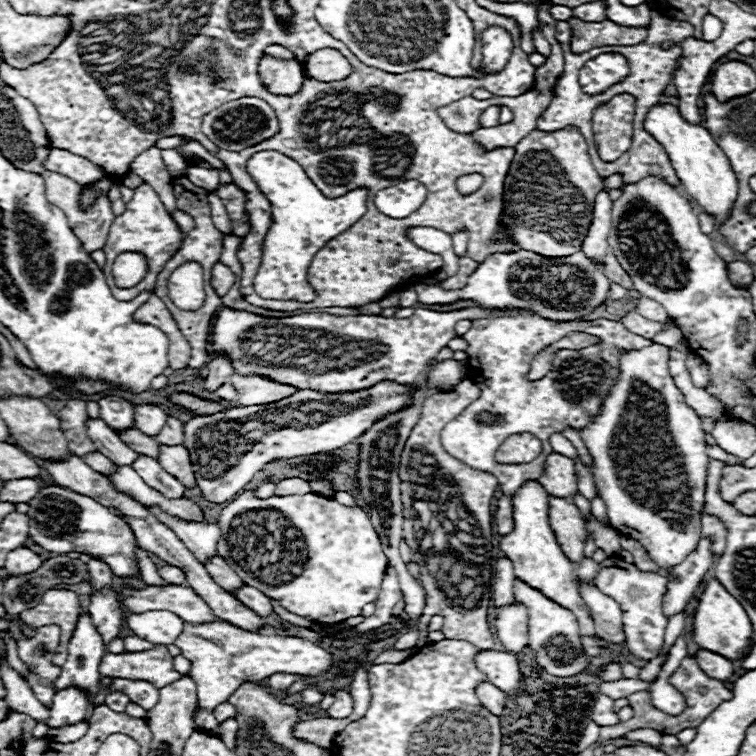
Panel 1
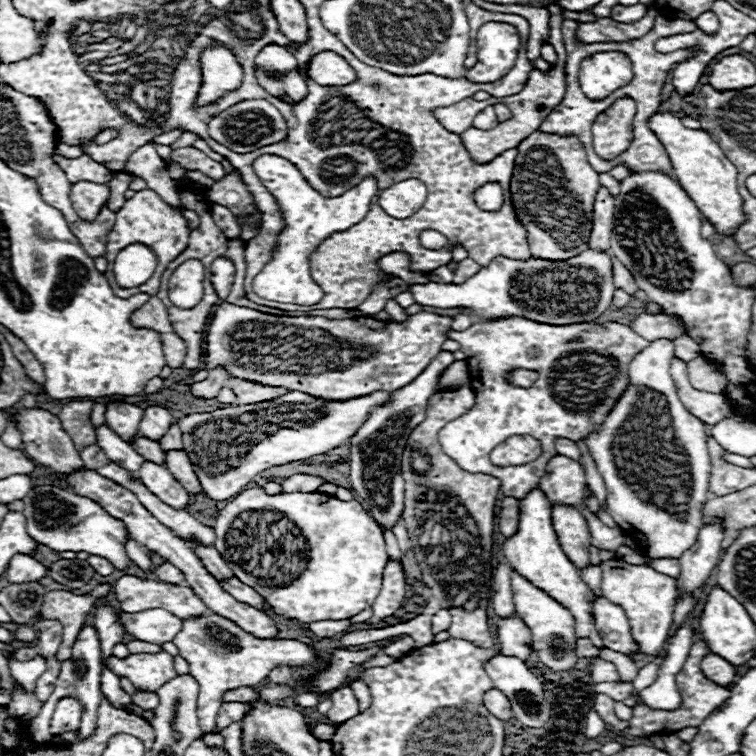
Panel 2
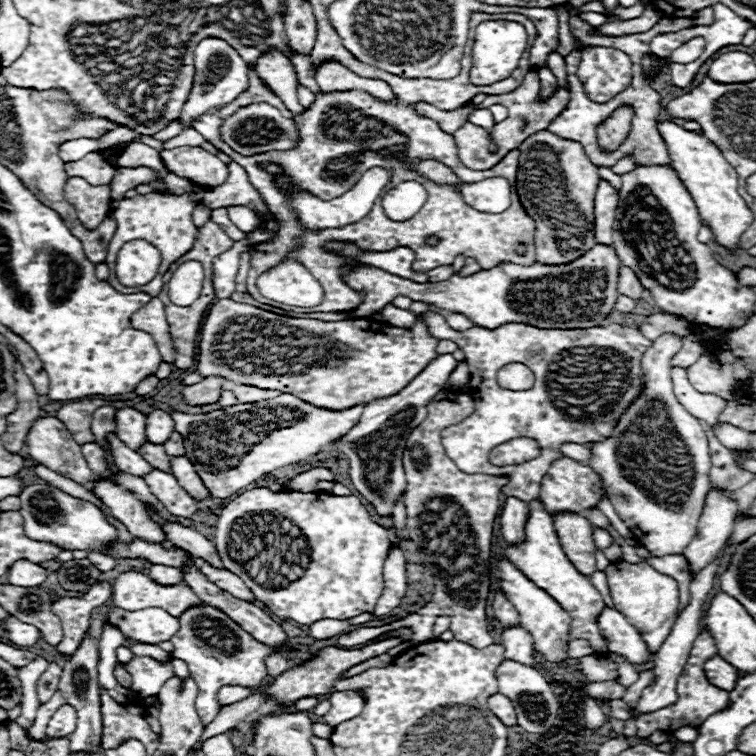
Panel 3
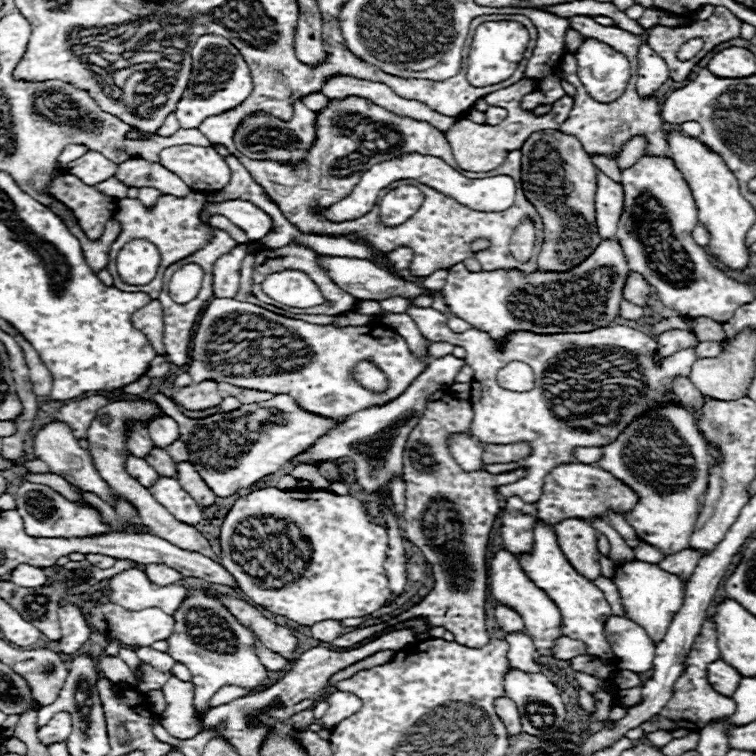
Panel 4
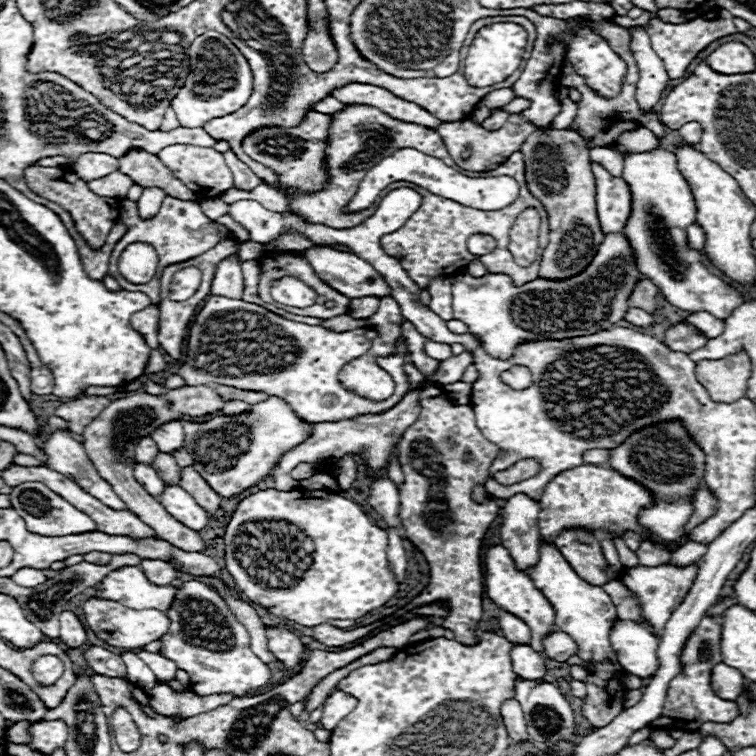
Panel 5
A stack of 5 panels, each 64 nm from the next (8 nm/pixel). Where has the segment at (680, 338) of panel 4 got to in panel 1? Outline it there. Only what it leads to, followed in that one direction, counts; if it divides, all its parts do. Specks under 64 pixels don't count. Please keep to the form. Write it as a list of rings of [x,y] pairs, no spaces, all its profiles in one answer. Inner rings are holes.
[[[656,342],[642,350],[628,352],[620,364],[618,384],[606,398],[600,416],[580,434],[594,458],[596,492],[608,508],[610,524],[620,534],[638,540],[658,566],[676,566],[698,546],[702,506],[706,502],[706,470],[710,462],[702,420],[686,406],[682,392],[676,388],[668,372],[668,358],[670,348]]]

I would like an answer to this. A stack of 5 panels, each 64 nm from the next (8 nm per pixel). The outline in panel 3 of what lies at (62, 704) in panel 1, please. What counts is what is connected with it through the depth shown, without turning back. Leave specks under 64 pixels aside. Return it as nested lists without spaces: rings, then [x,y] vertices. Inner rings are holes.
[[[62,706],[50,720],[46,728],[46,736],[52,738],[68,738],[76,730],[76,710],[72,706]]]

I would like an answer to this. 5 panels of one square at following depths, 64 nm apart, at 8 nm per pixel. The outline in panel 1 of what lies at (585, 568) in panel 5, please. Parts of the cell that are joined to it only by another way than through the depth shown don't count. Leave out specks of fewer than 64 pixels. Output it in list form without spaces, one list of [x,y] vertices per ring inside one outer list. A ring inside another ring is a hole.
[[[550,496],[550,524],[566,556],[572,562],[582,560],[588,532],[586,532],[586,524],[580,510],[568,500]]]

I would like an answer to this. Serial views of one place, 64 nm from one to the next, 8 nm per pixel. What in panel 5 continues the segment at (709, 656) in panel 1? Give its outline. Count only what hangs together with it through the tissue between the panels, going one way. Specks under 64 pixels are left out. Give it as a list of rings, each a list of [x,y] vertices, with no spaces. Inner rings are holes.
[[[718,664],[712,672],[712,690],[716,696],[722,696],[722,700],[736,700],[742,692],[744,680],[746,678],[736,668]]]

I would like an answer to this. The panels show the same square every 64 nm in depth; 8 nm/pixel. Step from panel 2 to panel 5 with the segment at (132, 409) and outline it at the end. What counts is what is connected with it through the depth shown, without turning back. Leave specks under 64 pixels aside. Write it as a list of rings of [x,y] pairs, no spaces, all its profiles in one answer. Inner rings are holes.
[[[148,436],[148,438],[142,438],[138,444],[136,444],[136,462],[142,462],[142,464],[152,464],[154,458],[158,456],[158,448],[154,444],[154,440]]]

